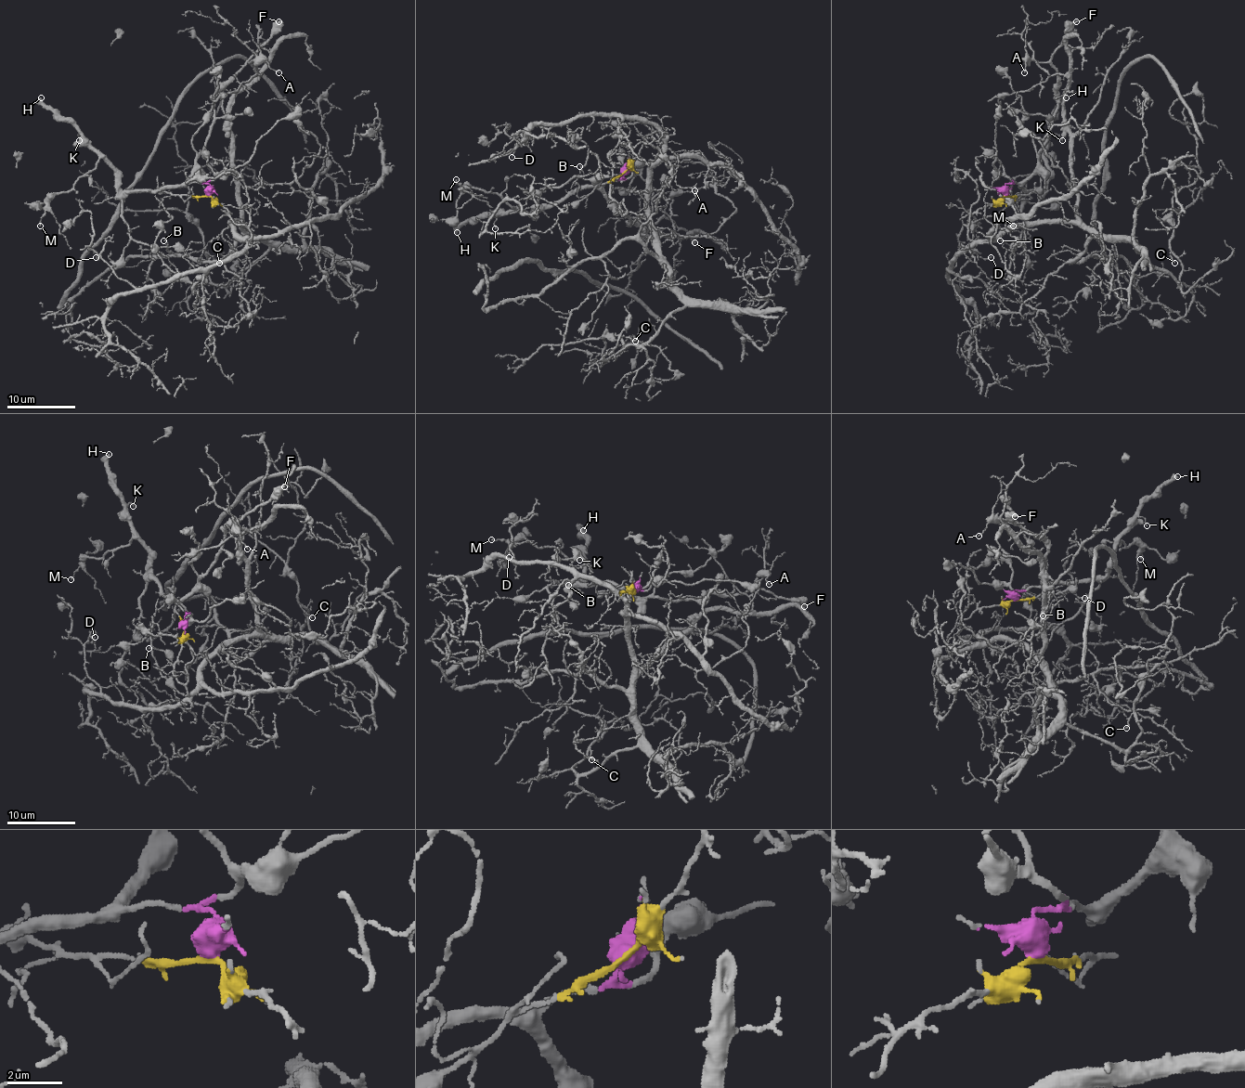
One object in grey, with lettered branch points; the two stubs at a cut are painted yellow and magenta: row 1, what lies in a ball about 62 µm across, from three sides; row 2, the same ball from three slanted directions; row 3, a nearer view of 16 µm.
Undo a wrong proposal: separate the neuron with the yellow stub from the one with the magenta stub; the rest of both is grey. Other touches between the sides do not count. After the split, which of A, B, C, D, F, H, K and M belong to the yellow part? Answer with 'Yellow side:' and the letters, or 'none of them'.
Yellow side: C, D

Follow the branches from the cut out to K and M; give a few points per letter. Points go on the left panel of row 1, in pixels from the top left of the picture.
K: (207, 195), (207, 185), (201, 182), (164, 185), (156, 190), (123, 190), (119, 174), (78, 134), (80, 141)
M: (207, 195), (207, 185), (201, 182), (123, 190), (119, 174), (101, 158), (69, 190), (56, 194), (40, 226)

